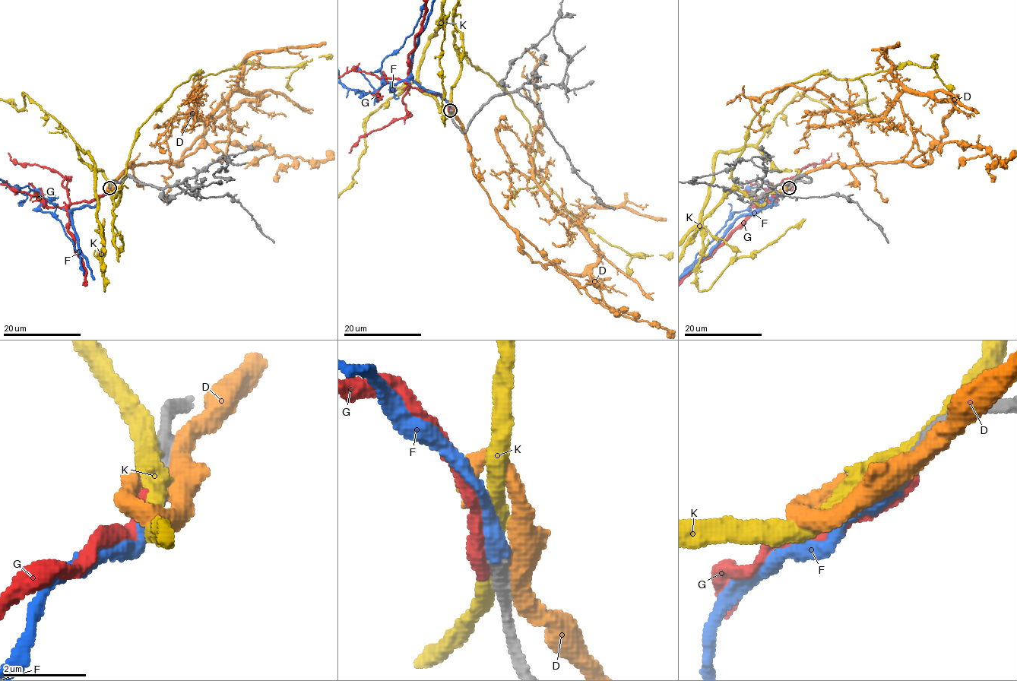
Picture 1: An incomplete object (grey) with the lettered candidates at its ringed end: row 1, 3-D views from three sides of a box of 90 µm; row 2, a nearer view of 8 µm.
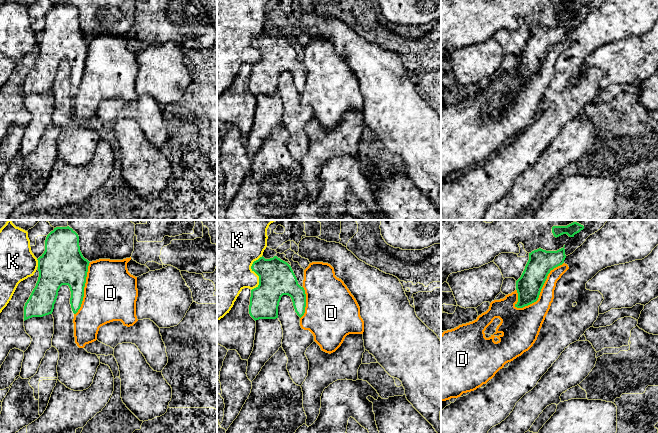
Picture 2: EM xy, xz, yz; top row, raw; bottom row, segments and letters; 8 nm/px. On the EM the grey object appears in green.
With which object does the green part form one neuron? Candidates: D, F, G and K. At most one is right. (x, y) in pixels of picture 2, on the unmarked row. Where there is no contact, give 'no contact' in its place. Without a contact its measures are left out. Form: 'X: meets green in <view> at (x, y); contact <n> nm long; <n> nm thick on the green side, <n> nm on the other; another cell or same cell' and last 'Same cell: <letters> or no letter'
D: meets green in yz at (540, 66); contact 550 nm long; 200 nm thick on the green side, 220 nm on the other; another cell
F: no contact; same cell
G: no contact; another cell
K: meets green in xz at (254, 47); contact 300 nm long; 280 nm thick on the green side, 440 nm on the other; another cell
Same cell: F

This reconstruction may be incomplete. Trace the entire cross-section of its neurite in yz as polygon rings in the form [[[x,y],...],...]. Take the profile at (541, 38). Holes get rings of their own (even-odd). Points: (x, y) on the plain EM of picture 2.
[[[564,23],[557,27],[546,27],[539,24],[529,29],[525,45],[516,57],[518,78],[515,83],[523,84],[536,78],[548,50],[554,44],[562,41],[565,34]]]

